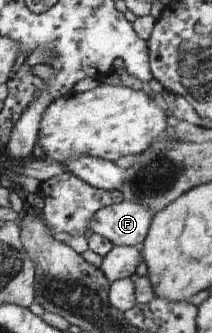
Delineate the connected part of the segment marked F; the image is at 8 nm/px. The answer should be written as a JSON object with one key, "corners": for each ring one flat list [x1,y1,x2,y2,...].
{"corners":[[124,200,99,210,87,228,111,240,115,247,143,246,153,218,153,210,146,204]]}

